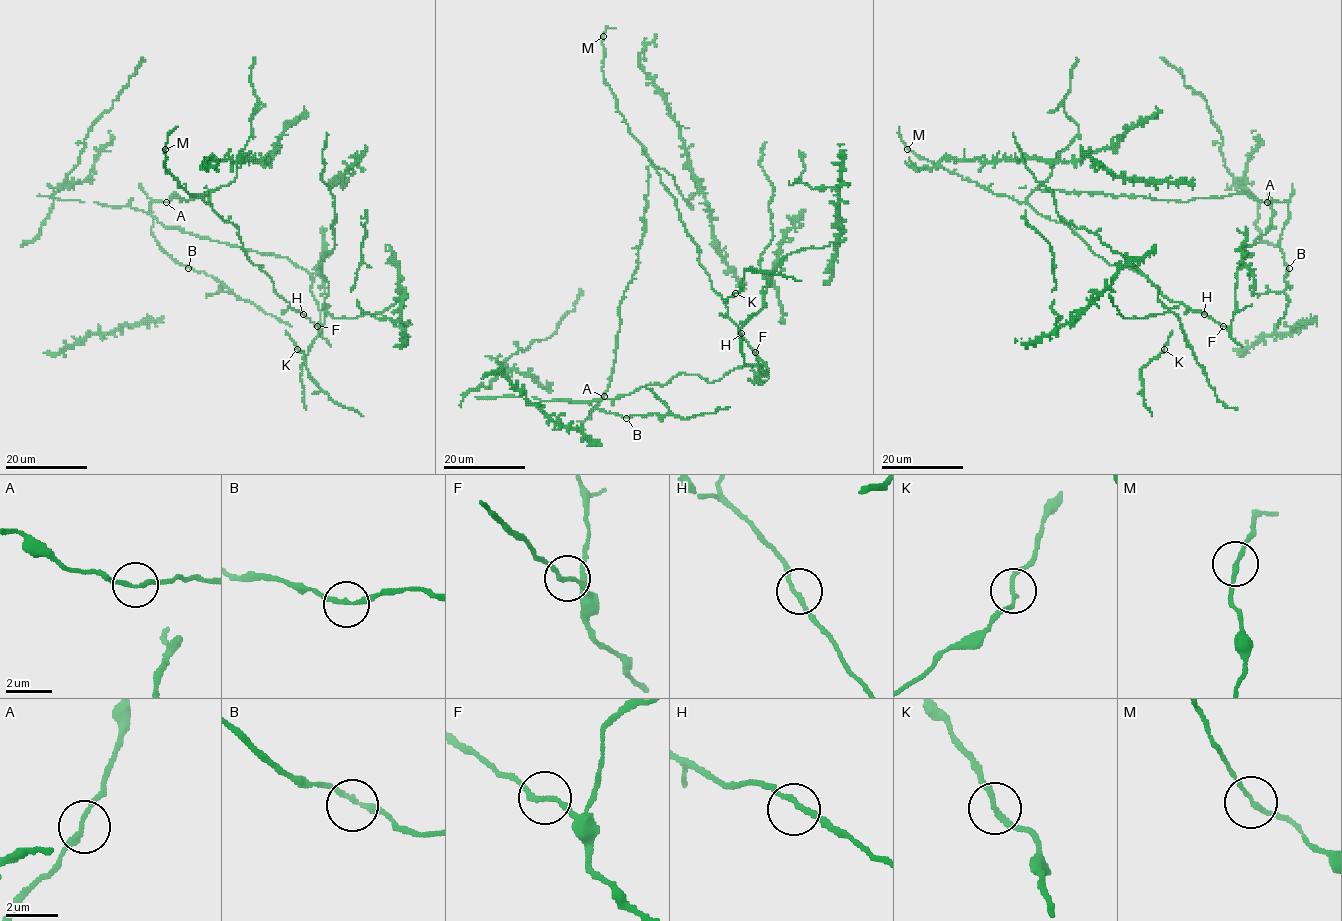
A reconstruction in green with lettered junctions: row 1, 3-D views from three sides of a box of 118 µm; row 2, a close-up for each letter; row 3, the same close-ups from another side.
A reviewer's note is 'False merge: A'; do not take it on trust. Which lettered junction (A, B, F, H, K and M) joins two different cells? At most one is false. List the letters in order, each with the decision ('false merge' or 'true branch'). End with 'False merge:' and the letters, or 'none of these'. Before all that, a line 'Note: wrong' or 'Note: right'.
Note: wrong
A: true branch
B: true branch
F: true branch
H: true branch
K: true branch
M: true branch
False merge: none of these

